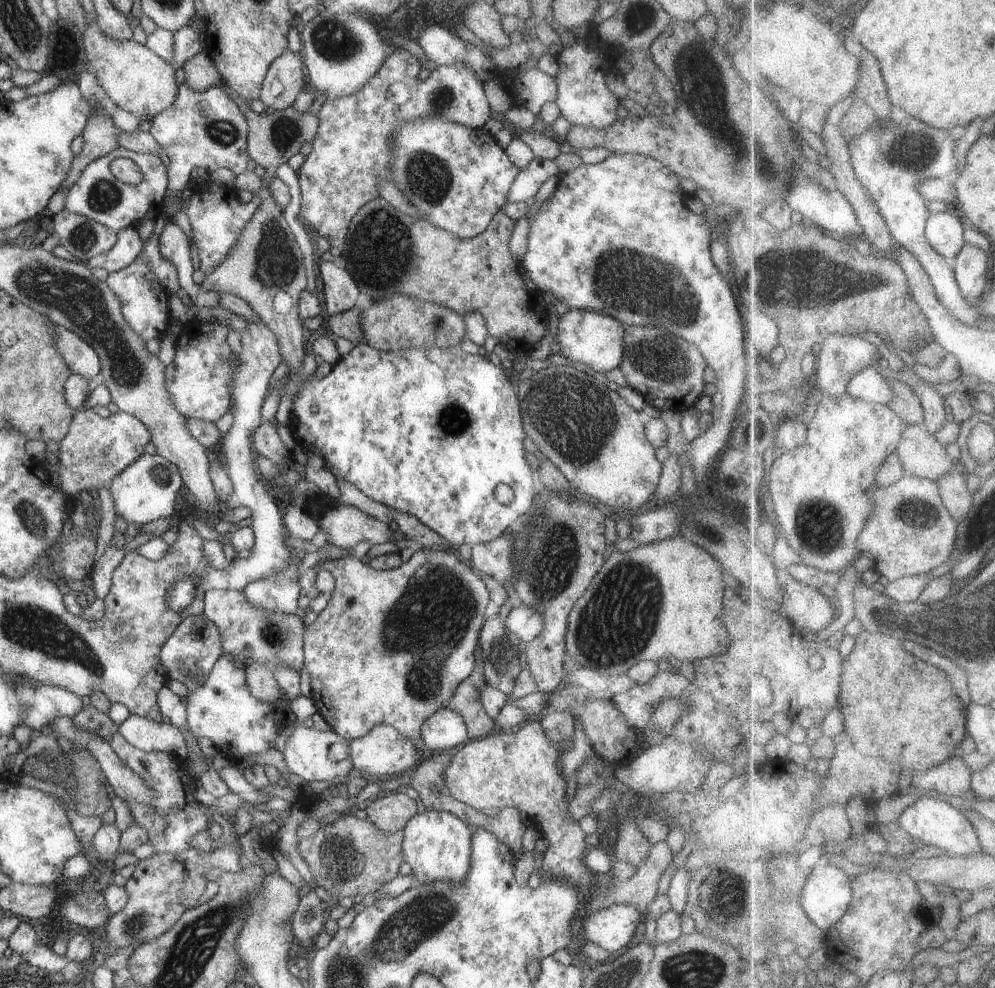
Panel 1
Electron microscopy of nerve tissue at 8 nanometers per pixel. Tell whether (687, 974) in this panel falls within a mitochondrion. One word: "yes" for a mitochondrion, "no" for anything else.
yes

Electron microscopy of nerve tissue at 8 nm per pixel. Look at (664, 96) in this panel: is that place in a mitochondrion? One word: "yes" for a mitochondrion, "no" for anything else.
no

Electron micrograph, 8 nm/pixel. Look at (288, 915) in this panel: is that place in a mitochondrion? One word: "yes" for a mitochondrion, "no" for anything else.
no

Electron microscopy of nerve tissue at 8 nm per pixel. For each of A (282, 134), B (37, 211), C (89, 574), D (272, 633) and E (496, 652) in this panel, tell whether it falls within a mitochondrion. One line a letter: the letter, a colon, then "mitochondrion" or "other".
A: mitochondrion
B: other
C: other
D: mitochondrion
E: mitochondrion

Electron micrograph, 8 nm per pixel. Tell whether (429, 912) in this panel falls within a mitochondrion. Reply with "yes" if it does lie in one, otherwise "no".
yes

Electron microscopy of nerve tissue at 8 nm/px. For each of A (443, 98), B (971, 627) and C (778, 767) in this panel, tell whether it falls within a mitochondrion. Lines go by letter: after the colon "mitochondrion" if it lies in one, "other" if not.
A: mitochondrion
B: mitochondrion
C: other

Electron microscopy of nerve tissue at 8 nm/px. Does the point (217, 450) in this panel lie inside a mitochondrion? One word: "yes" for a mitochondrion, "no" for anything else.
no

